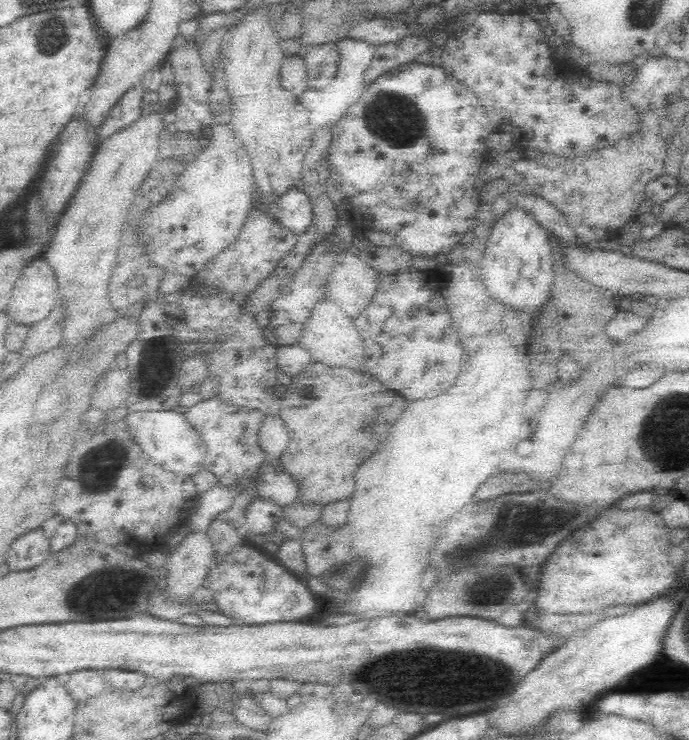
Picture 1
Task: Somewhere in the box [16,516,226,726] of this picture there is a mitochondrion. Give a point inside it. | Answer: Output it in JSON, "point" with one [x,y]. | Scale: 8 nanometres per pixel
{"point":[86,600]}

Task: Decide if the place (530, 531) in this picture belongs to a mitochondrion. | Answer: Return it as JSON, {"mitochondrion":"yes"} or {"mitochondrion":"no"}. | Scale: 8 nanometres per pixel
{"mitochondrion":"yes"}

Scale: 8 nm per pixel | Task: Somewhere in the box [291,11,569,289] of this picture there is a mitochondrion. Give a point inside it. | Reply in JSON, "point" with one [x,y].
{"point":[389,117]}

